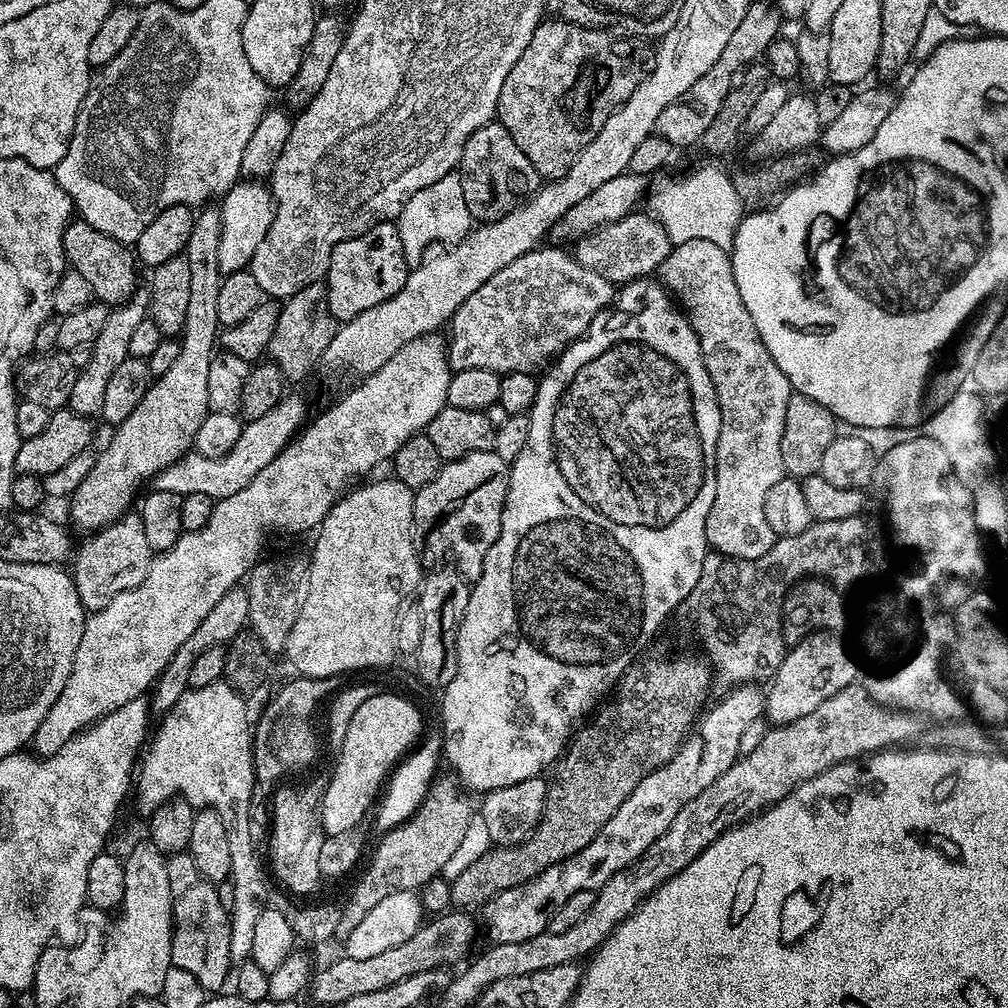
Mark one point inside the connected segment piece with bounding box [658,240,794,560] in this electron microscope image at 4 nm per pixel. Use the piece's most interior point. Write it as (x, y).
(752, 392)

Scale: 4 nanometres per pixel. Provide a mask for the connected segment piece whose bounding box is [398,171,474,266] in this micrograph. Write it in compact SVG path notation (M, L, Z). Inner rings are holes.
M459 171L446 174L446 178L438 178L434 186L426 186L426 190L418 190L406 202L406 206L398 217L398 227L402 238L402 250L406 254L409 265L415 266L425 259L427 250L431 244L436 244L439 240L444 242L455 242L463 240L474 227L474 217L470 214L470 206L466 206L466 194L462 194L462 182Z

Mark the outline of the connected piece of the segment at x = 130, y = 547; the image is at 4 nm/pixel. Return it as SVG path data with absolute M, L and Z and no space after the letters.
M125 514L113 524L107 524L87 537L84 545L79 545L75 557L76 572L74 579L78 598L89 613L102 610L102 606L110 606L118 594L126 590L134 590L146 578L146 570L150 570L150 562L154 555L150 542L146 542L146 533L142 526L142 518L138 514Z

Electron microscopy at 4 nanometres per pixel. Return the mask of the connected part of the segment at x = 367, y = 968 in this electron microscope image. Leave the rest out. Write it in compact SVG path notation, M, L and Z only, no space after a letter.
M464 910L445 911L421 924L414 938L406 938L406 942L401 942L399 946L390 946L390 950L377 954L375 958L341 955L340 960L315 973L310 985L310 997L316 1004L342 1006L350 1002L350 998L371 994L373 990L386 990L386 986L394 986L394 982L402 982L402 978L441 970L446 964L456 963L471 950L476 940L476 924L468 916L471 915Z

